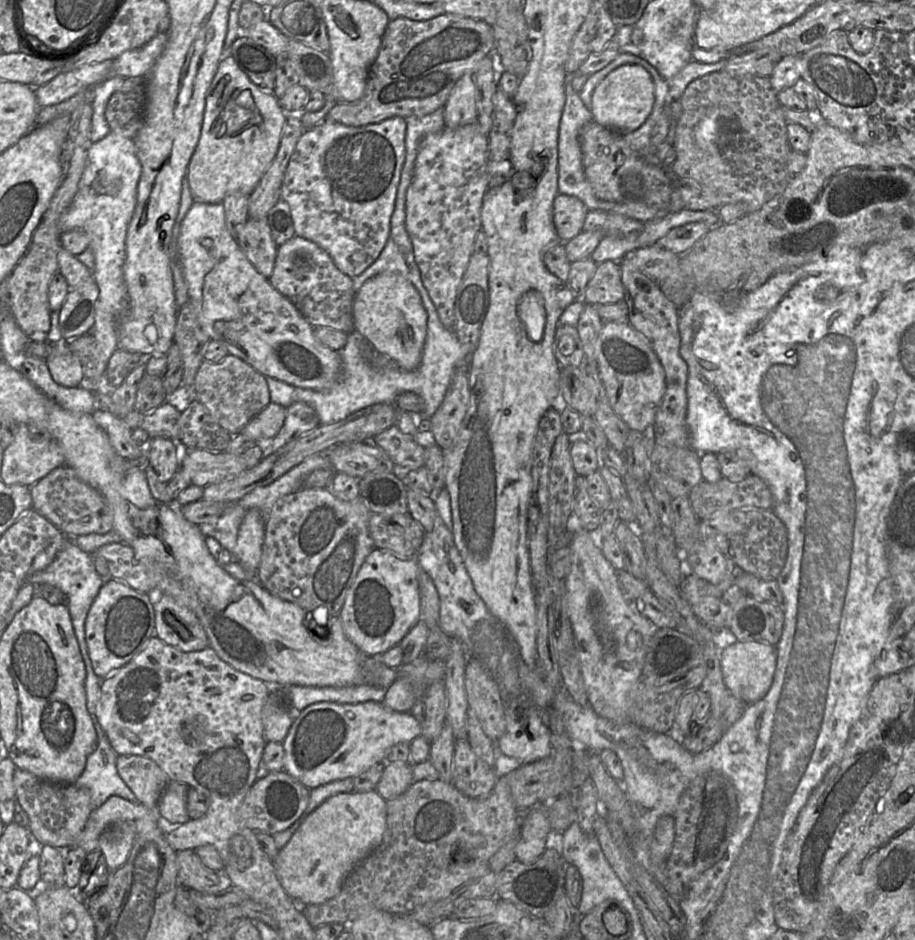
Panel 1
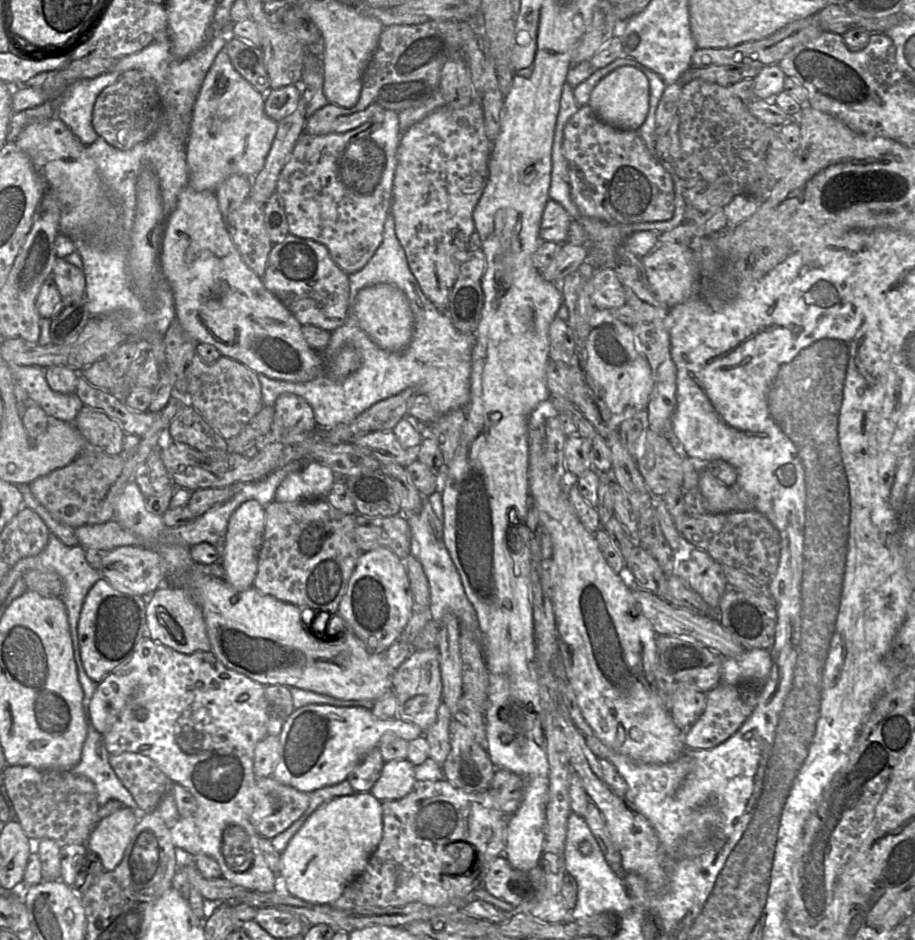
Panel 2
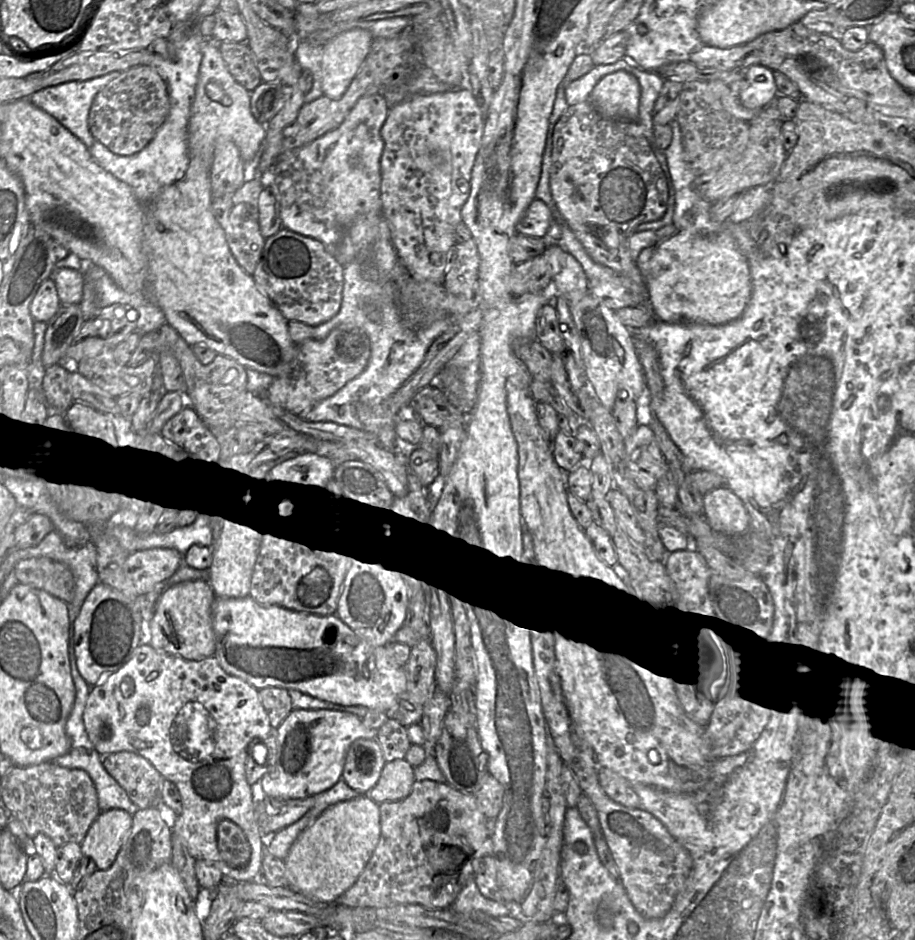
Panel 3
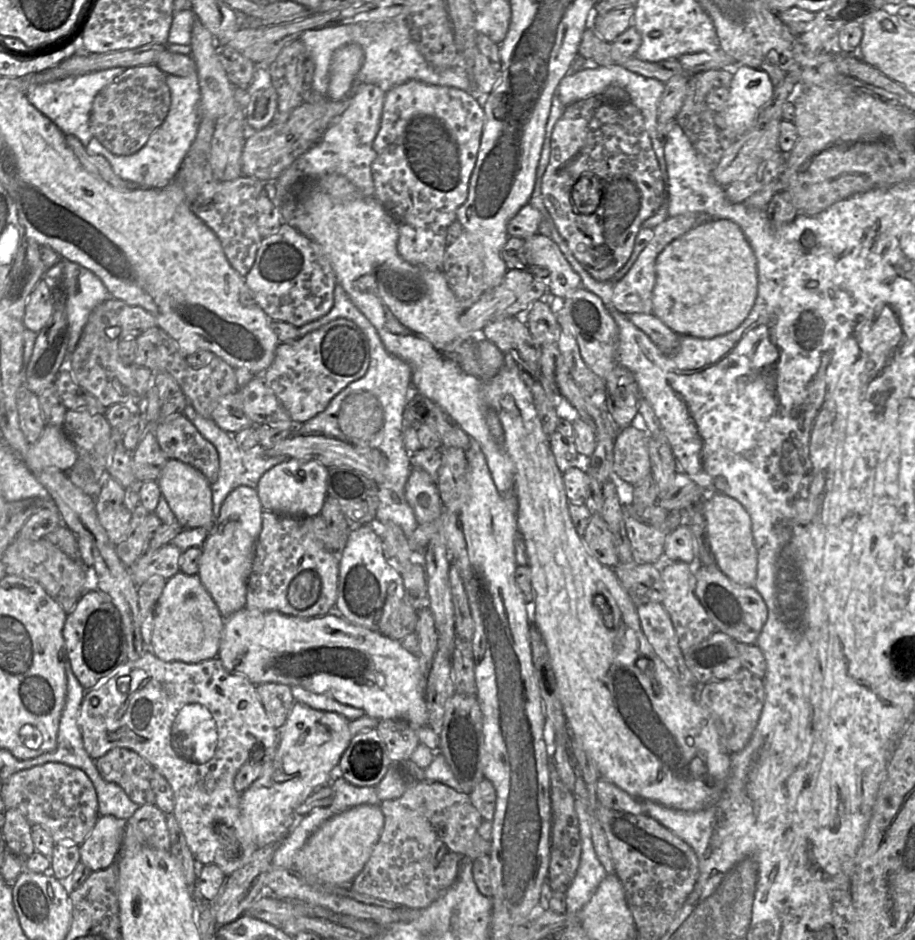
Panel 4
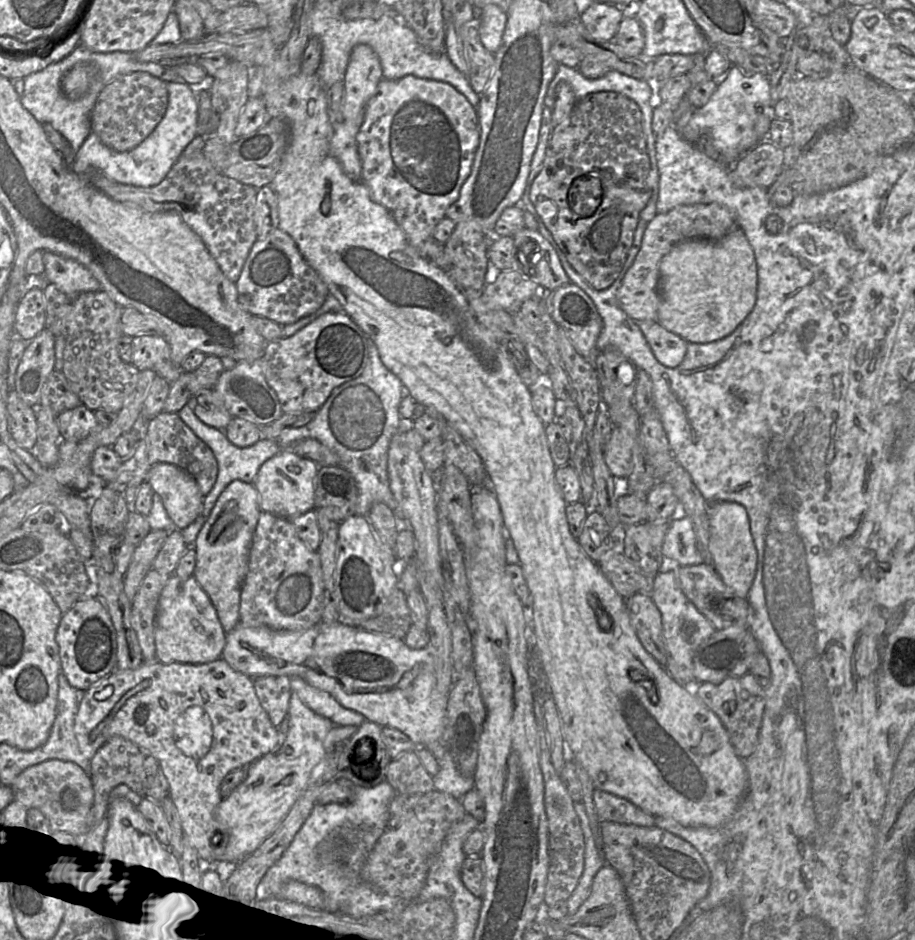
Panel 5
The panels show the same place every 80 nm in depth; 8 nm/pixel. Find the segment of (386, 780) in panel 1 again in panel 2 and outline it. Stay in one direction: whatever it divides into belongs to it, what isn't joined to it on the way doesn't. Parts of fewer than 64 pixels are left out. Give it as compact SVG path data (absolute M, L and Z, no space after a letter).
M407 759L385 762L370 793L382 803L398 800L411 792L415 782L414 765Z

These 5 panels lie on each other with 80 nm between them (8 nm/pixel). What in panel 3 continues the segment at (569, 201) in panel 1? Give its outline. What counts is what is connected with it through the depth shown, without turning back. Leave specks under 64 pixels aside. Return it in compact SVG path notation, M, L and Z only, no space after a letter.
M535 199L517 223L516 232L522 236L545 238L554 222L555 217L551 209L544 202Z

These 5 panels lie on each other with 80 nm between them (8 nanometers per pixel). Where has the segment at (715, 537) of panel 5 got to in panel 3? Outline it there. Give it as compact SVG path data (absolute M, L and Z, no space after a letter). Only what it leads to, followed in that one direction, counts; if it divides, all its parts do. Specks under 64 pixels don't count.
M722 485L703 497L703 514L715 531L736 536L750 529L747 510L730 488Z

